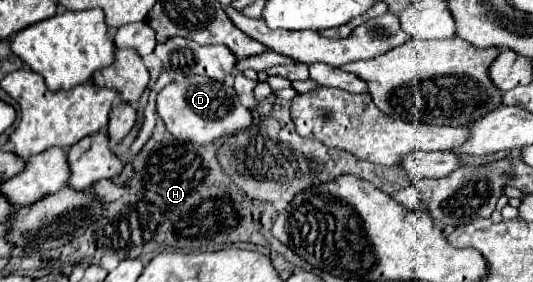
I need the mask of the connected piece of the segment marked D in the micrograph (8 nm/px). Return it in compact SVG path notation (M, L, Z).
M184 77L168 83L156 97L156 111L162 117L166 129L182 141L190 141L196 145L212 143L218 137L234 135L244 131L252 123L252 115L246 107L240 105L236 91L220 81L210 77Z

